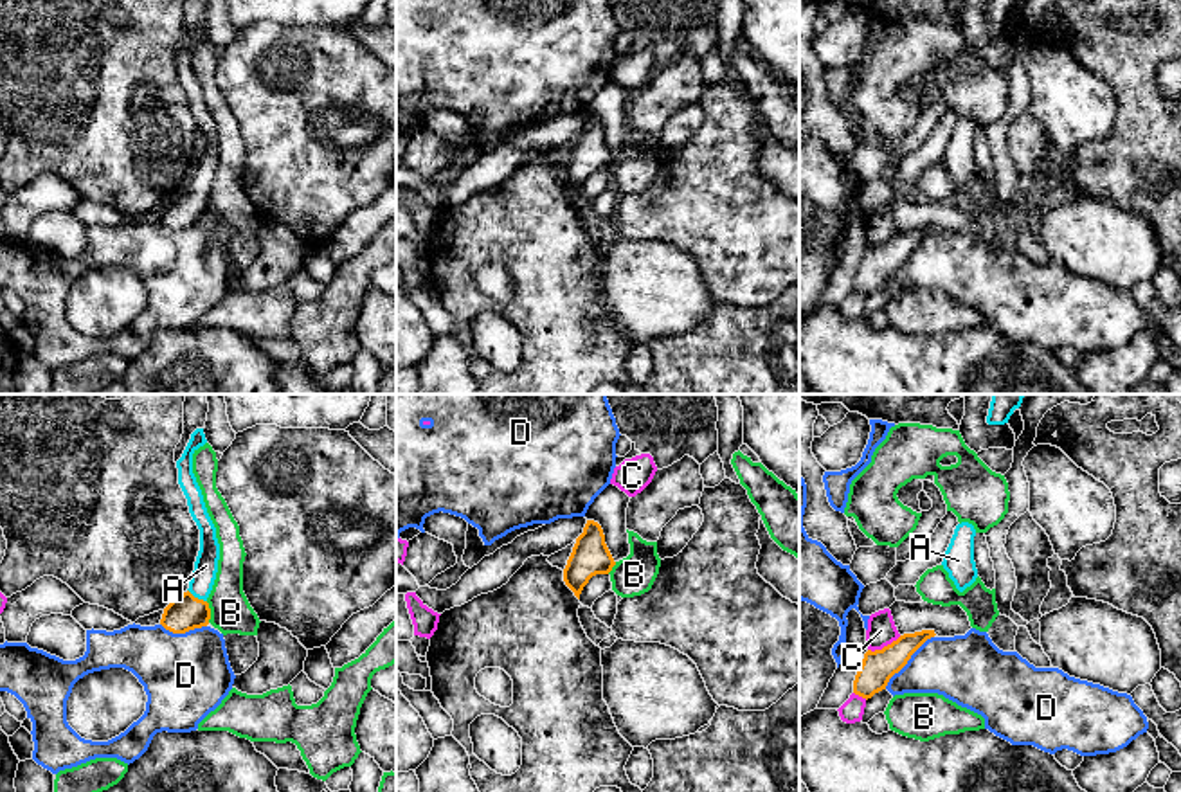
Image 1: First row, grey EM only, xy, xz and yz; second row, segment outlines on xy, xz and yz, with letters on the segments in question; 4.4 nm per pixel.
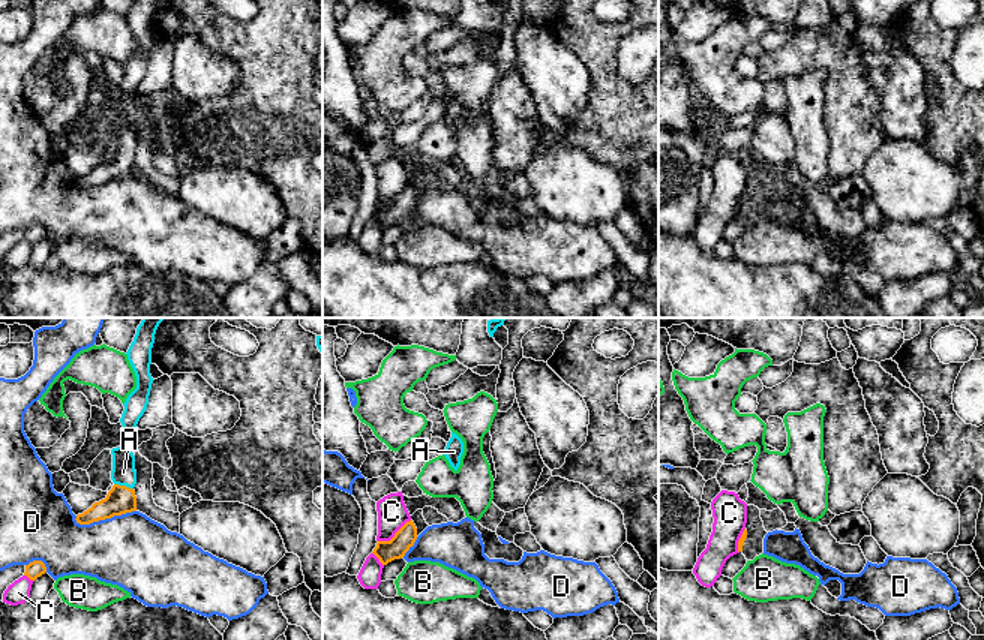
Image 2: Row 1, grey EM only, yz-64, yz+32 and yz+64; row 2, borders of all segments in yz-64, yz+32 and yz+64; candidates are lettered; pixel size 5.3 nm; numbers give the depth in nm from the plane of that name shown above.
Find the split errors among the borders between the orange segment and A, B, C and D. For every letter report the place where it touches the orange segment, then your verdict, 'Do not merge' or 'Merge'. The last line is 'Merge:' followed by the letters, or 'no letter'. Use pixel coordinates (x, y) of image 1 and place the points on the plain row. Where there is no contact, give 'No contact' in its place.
A: Touches orange at xy (197, 195). Merge
B: Touches orange at xy (209, 209). Do not merge
C: Touches orange at yz (884, 243). Do not merge
D: Touches orange at yz (908, 256). Do not merge
Merge: A

